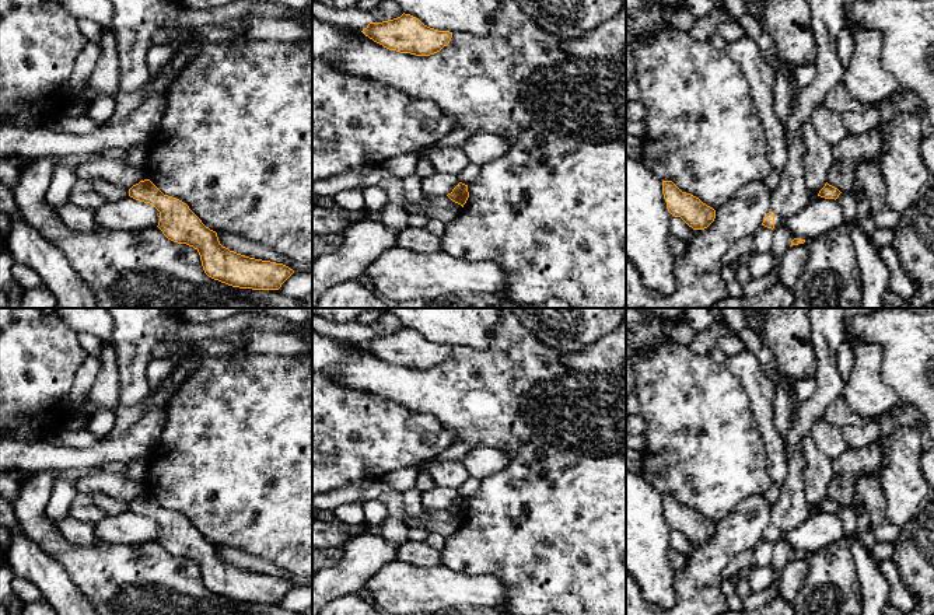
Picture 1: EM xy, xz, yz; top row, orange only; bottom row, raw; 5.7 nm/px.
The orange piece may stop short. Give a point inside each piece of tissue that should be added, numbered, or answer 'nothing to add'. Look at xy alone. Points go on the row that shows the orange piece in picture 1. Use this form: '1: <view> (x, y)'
nothing to add

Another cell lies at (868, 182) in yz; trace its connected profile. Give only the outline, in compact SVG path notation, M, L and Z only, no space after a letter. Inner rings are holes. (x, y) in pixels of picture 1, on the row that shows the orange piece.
M867 160L857 165L850 192L857 200L867 199L875 228L896 230L900 213L886 205L886 184L879 164Z

